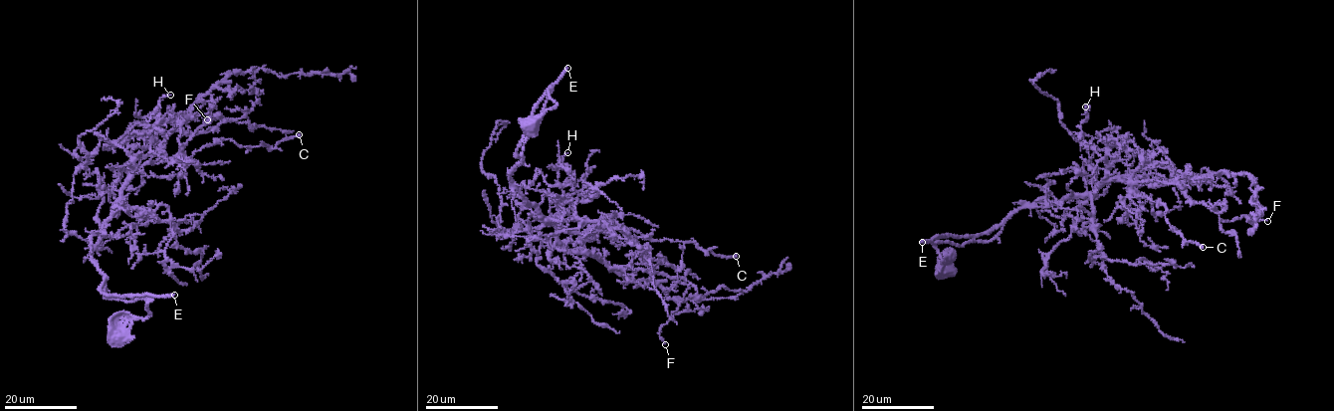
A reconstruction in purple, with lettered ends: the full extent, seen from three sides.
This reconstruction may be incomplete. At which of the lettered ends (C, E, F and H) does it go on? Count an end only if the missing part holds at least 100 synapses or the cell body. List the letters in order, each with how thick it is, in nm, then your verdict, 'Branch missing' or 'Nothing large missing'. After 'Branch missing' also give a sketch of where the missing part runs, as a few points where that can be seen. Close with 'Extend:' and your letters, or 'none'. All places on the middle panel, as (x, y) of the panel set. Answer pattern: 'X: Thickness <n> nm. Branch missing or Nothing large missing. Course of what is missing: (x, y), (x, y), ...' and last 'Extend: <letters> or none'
C: Thickness 220 nm. Nothing large missing
E: Thickness 360 nm. Branch missing
F: Thickness 200 nm. Nothing large missing
H: Thickness 150 nm. Nothing large missing
Extend: E

